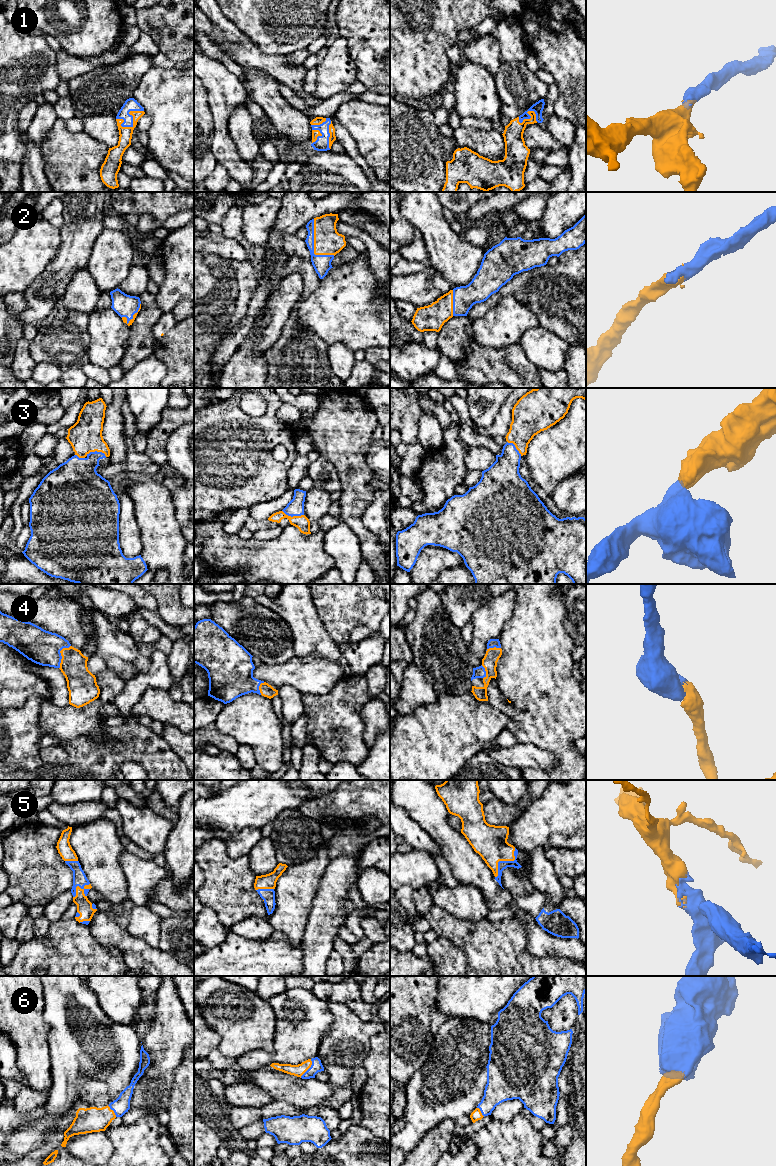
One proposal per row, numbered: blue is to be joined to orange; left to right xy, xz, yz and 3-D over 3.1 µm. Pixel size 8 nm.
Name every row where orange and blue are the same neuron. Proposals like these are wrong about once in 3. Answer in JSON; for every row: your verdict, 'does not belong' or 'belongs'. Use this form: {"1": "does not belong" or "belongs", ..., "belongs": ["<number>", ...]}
{"1": "belongs", "2": "belongs", "3": "belongs", "4": "belongs", "5": "belongs", "6": "belongs", "belongs": ["1", "2", "3", "4", "5", "6"]}

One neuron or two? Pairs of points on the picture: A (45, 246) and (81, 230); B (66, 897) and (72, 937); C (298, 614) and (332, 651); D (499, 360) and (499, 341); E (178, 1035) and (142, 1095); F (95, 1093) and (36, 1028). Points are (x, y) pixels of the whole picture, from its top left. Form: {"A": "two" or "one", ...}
{"A": "two", "B": "two", "C": "one", "D": "two", "E": "one", "F": "two"}

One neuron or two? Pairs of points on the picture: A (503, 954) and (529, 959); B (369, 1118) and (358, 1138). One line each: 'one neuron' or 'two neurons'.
A: two neurons
B: two neurons

